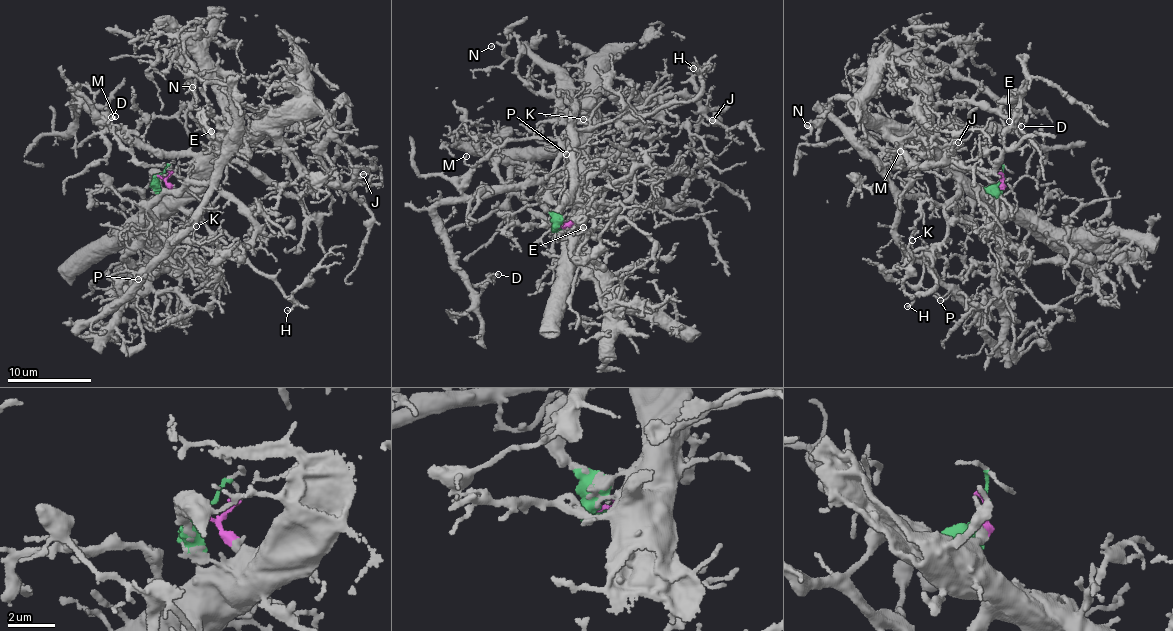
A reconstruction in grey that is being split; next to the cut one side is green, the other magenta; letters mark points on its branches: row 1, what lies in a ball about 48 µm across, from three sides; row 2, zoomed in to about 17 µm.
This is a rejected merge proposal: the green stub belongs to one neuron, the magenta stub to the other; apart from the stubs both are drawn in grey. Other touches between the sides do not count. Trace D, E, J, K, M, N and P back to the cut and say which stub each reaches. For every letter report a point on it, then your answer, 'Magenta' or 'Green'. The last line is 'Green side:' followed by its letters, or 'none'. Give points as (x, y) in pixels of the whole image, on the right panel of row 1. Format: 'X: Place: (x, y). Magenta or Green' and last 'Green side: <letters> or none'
D: Place: (1021, 126). Magenta
E: Place: (1009, 121). Magenta
J: Place: (958, 142). Magenta
K: Place: (912, 240). Green
M: Place: (900, 151). Green
N: Place: (807, 125). Green
P: Place: (940, 300). Green
Green side: K, M, N, P

